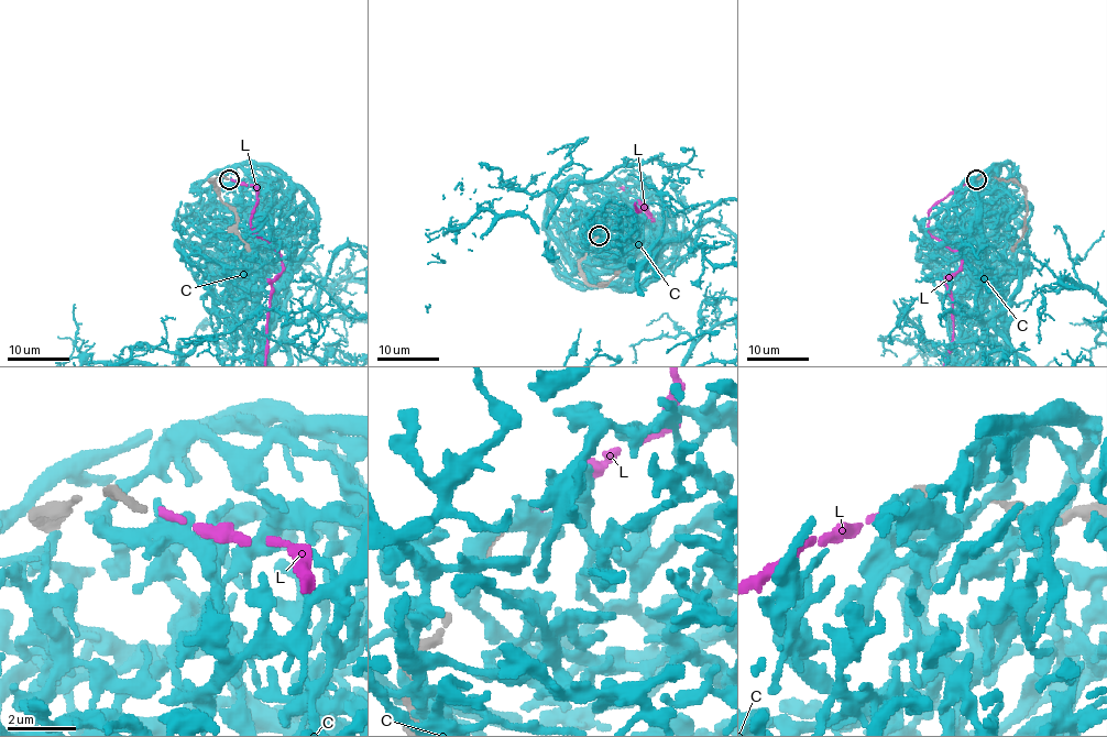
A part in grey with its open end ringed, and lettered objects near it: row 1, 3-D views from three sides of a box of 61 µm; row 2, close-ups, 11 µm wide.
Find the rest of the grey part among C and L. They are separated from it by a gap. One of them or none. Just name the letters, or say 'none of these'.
L

